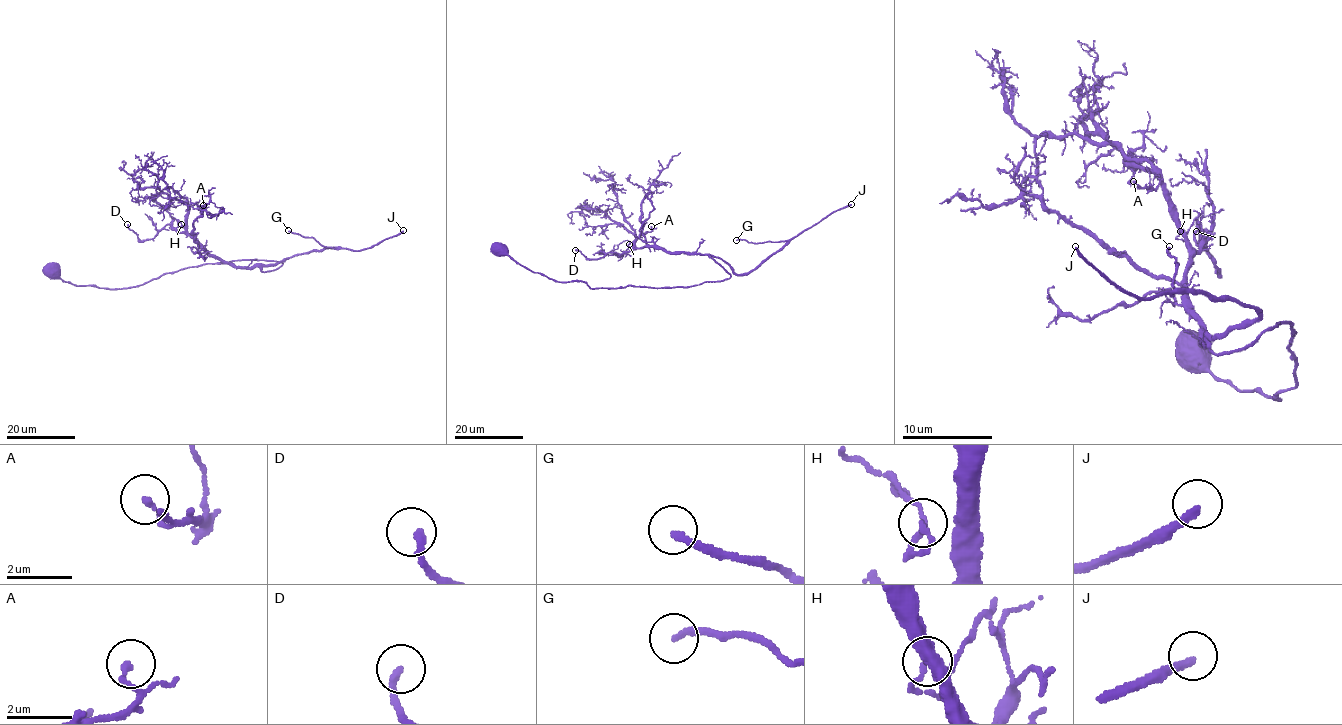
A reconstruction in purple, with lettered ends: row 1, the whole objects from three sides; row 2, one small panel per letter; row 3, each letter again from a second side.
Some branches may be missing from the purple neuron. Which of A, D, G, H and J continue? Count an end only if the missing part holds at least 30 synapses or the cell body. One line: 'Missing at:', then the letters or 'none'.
Missing at: G, J

